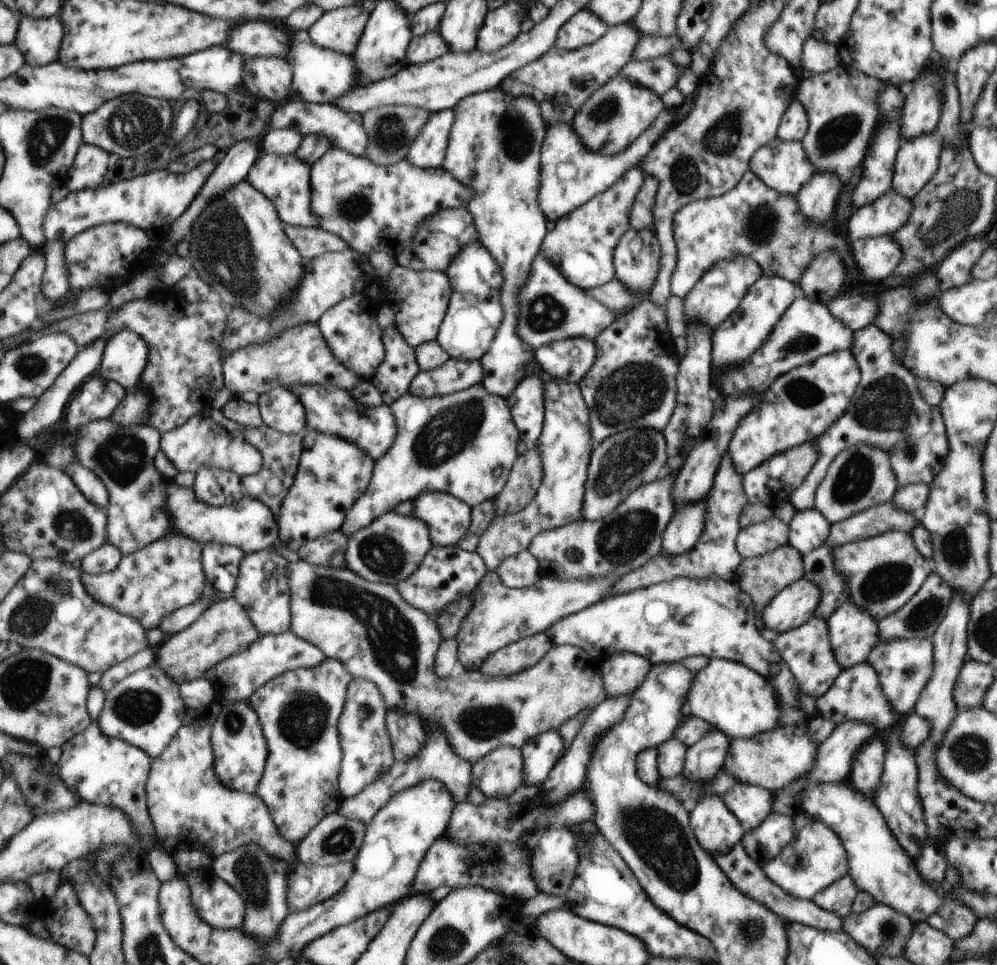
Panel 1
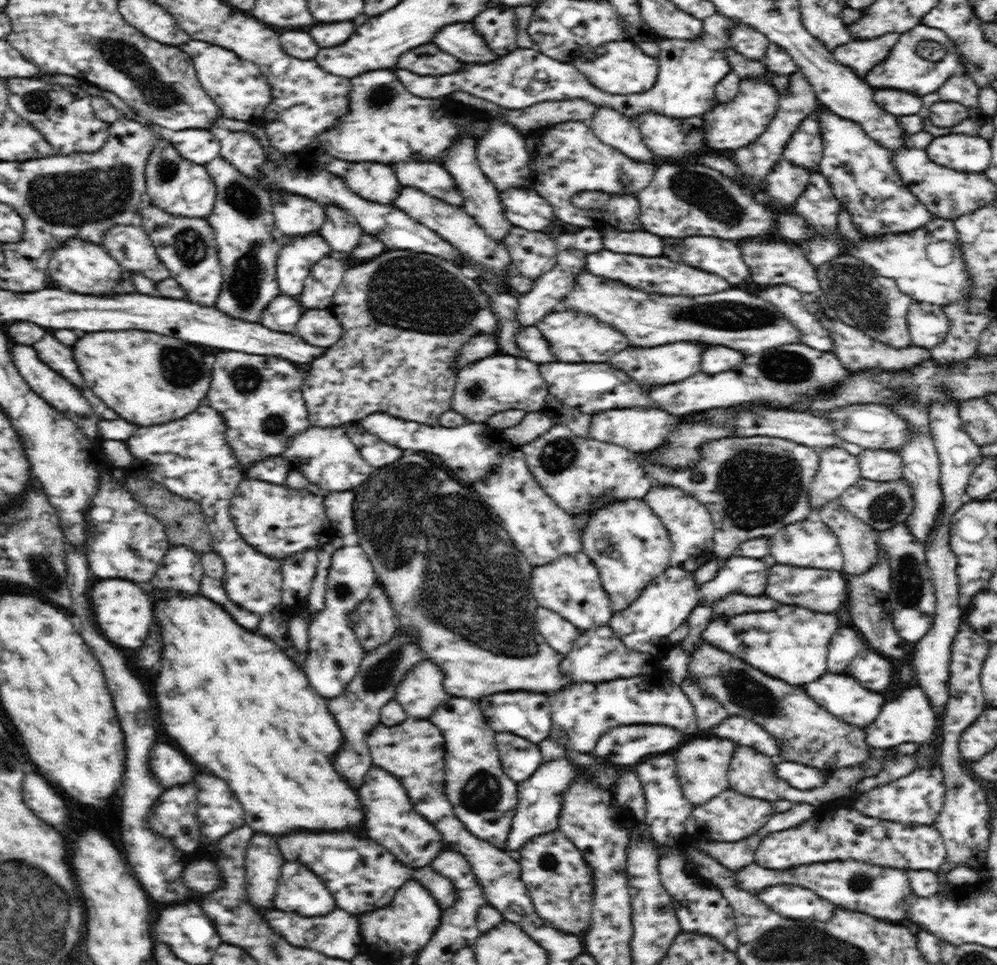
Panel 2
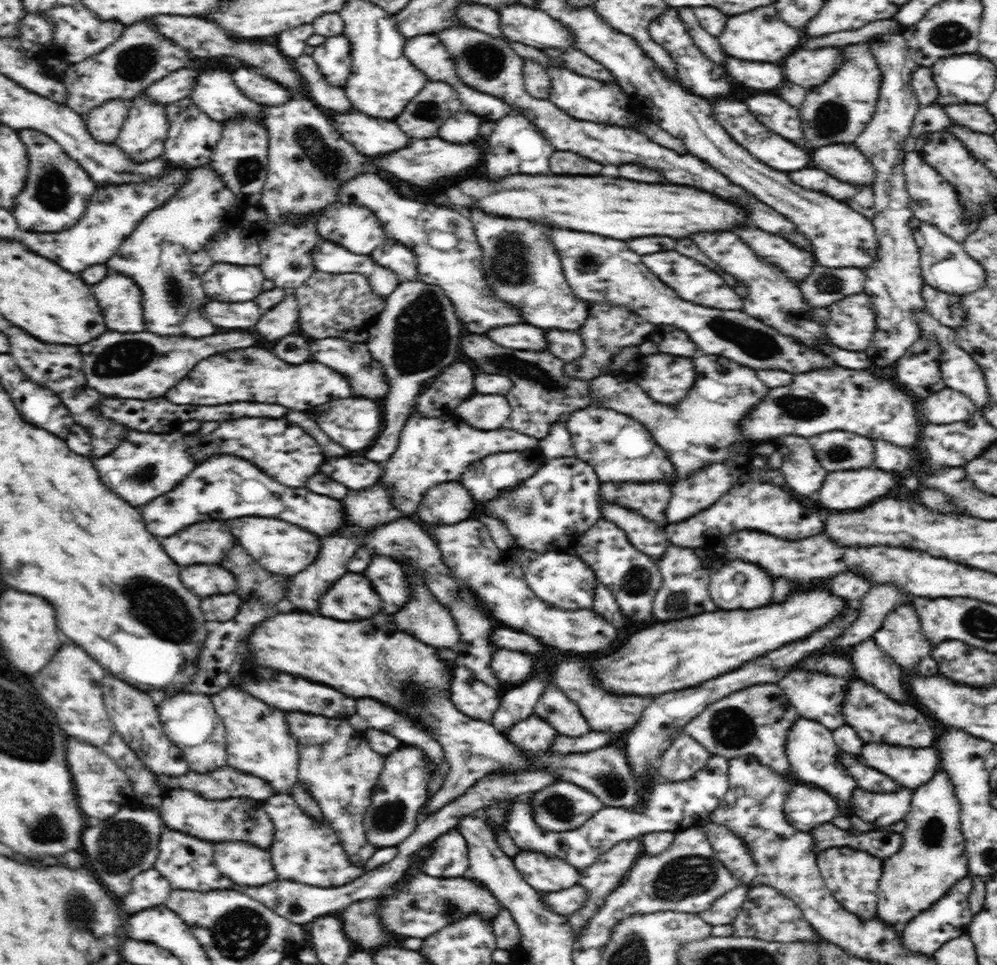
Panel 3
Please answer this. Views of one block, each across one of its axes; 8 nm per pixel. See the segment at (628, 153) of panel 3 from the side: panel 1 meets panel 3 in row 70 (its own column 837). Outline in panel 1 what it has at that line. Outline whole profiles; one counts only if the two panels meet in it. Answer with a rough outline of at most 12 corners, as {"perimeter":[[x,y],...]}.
{"perimeter":[[845,448],[828,467],[815,509],[832,523],[898,490],[887,452]]}

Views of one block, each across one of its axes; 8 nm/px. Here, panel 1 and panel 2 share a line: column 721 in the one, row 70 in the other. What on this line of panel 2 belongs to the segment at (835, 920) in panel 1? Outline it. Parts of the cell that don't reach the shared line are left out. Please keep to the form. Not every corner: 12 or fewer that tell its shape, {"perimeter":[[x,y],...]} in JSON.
{"perimeter":[[899,33],[848,42],[833,55],[862,79],[888,56]]}

